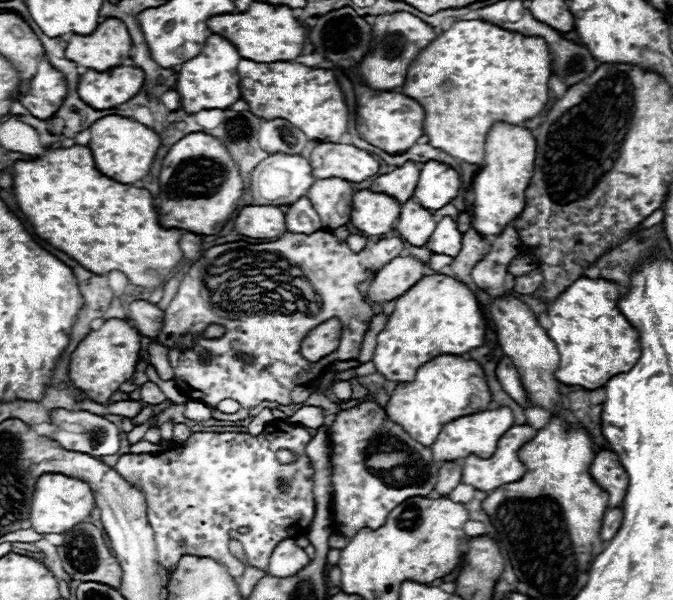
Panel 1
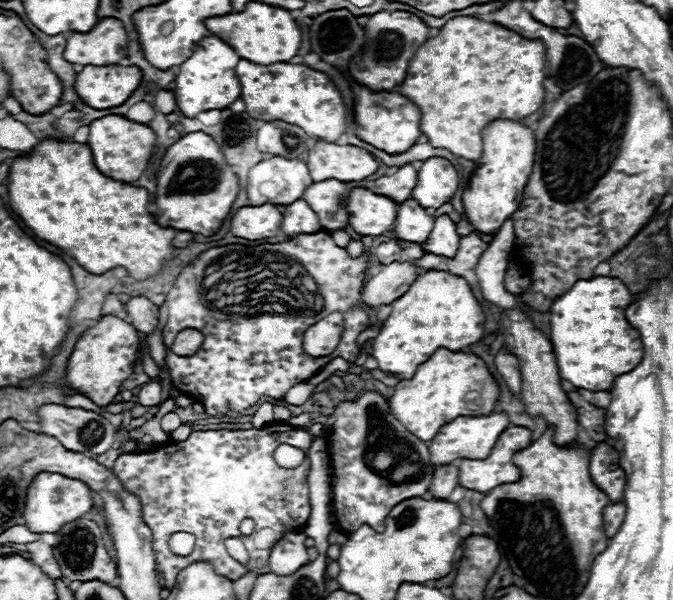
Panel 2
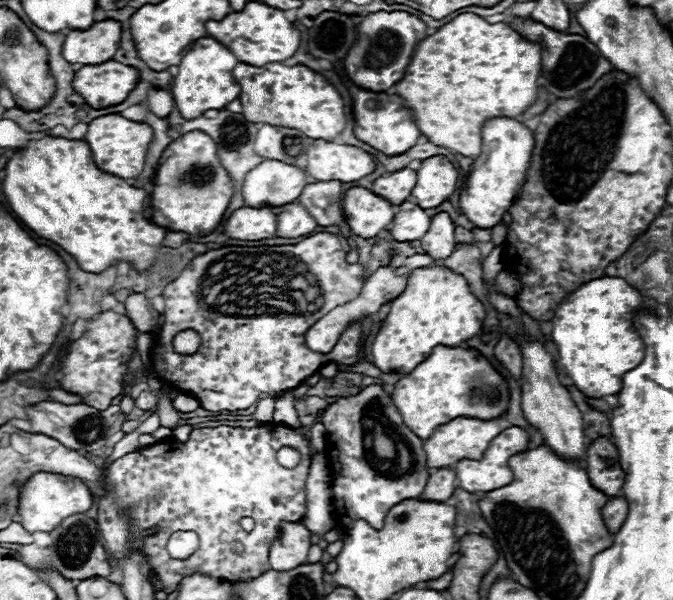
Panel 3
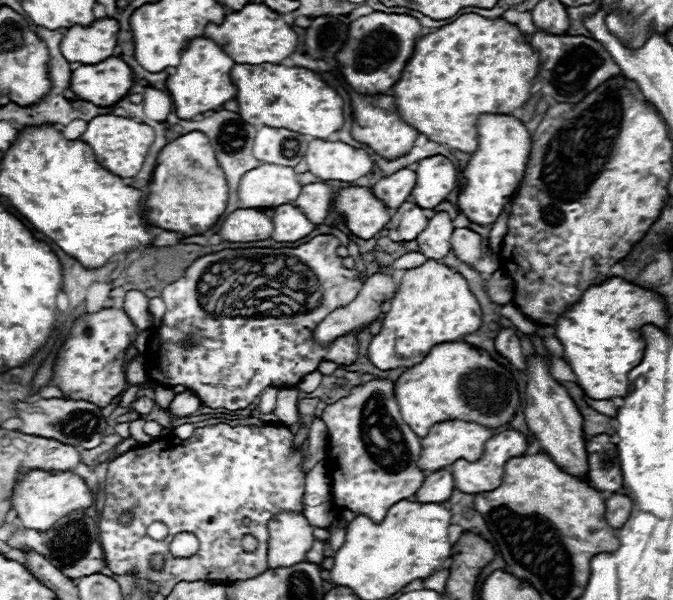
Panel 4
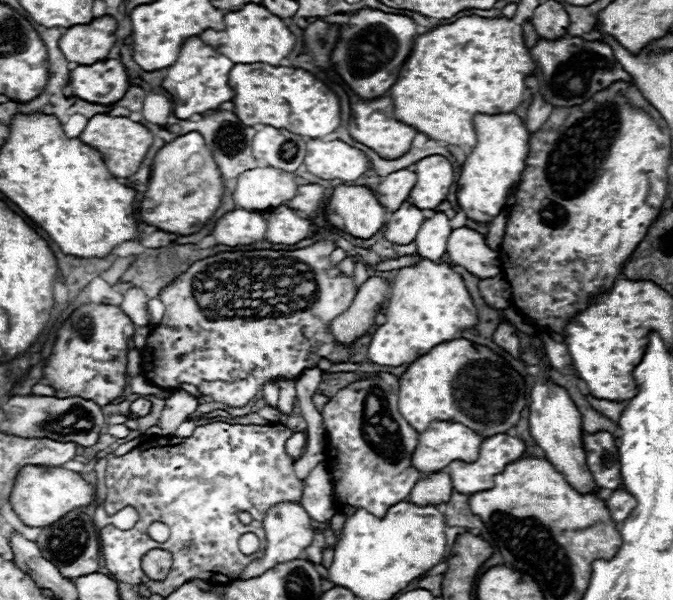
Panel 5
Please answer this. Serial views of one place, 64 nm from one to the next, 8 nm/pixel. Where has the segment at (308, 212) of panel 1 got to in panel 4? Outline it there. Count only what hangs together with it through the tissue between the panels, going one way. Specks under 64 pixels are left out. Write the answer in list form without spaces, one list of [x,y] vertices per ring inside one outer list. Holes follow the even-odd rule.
[[[282,204],[272,210],[272,222],[274,232],[272,238],[278,242],[296,242],[304,236],[308,236],[316,224],[312,224],[304,212],[292,204]]]

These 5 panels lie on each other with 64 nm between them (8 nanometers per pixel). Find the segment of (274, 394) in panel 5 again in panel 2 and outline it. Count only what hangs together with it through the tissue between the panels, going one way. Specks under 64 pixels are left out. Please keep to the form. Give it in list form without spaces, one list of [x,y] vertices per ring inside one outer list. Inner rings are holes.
[[[262,404],[260,408],[258,408],[258,412],[252,416],[252,428],[262,428],[264,424],[268,424],[268,422],[272,422],[274,418],[272,418],[272,404]]]

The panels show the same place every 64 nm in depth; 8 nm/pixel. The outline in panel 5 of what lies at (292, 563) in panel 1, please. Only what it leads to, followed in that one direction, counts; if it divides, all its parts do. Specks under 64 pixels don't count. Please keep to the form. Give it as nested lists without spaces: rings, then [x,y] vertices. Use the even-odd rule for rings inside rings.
[[[276,504],[268,510],[264,518],[264,530],[266,530],[266,552],[260,560],[252,562],[240,578],[254,578],[260,576],[262,572],[274,568],[276,564],[290,562],[290,560],[300,560],[304,558],[304,550],[312,544],[314,538],[314,524],[302,504]]]

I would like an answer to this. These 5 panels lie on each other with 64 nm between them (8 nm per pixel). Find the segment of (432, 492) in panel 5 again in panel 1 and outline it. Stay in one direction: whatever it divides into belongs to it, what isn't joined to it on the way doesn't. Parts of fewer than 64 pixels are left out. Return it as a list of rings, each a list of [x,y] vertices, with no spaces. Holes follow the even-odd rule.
[[[444,462],[444,466],[438,472],[436,492],[440,496],[448,496],[460,482],[462,482],[462,464],[460,462]]]

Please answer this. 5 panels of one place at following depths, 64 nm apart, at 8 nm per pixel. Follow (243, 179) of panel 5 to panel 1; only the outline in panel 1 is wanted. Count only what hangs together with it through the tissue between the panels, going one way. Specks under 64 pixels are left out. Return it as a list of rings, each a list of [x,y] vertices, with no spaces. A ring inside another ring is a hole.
[[[270,154],[268,158],[264,158],[250,176],[250,190],[254,196],[256,204],[272,204],[272,206],[280,206],[280,204],[294,204],[298,198],[306,196],[306,192],[312,188],[312,184],[316,182],[314,174],[312,174],[312,166],[310,162],[300,156],[300,154]]]

